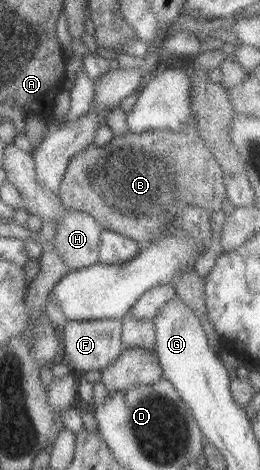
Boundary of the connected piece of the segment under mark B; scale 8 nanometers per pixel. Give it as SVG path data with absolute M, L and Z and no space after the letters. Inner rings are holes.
M193 119L183 130L156 129L141 133L127 131L112 136L103 146L89 145L71 156L56 193L65 210L85 212L102 229L141 244L157 239L165 225L171 225L175 213L185 205L195 205L212 213L219 211L226 199L221 168L199 136Z

